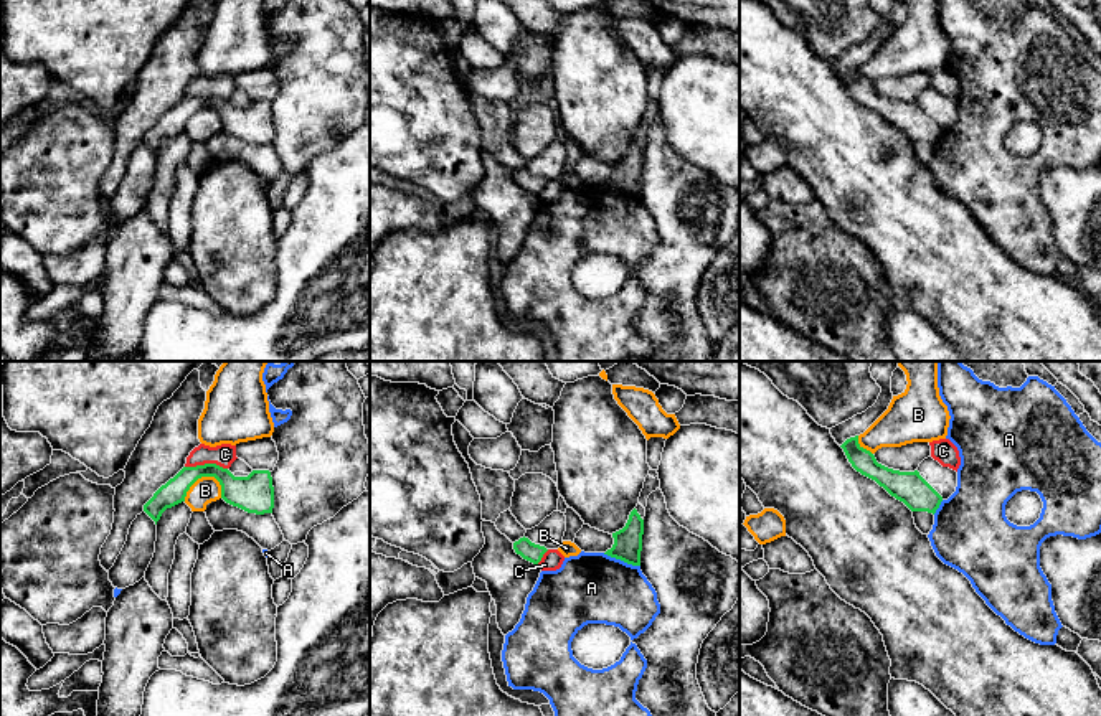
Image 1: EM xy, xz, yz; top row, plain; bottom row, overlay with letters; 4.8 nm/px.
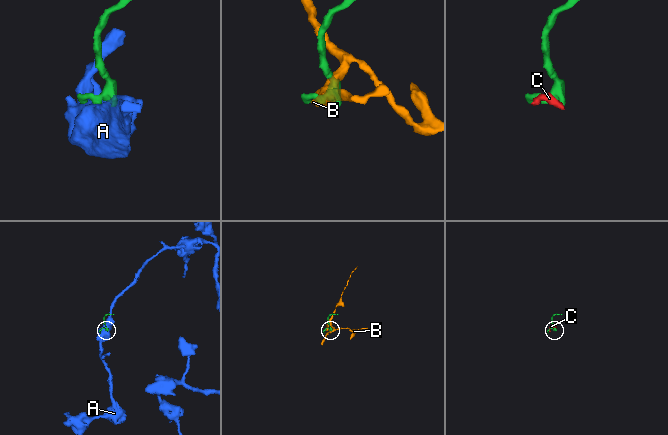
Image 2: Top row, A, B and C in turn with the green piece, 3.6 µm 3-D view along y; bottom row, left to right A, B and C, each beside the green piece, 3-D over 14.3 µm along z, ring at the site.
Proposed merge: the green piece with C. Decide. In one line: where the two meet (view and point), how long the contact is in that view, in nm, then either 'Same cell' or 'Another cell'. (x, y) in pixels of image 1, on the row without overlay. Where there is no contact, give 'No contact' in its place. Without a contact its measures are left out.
Touches green at xy (207, 94). Shared border 200 nm. Another cell

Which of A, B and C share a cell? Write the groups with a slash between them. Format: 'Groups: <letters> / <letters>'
Groups: A / B / C

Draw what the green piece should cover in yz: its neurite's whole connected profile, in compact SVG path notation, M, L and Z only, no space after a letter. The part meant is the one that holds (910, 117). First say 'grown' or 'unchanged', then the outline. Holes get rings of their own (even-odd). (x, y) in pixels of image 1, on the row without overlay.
unchanged; M858 66L847 69L840 78L857 102L875 111L911 142L928 142L934 145L939 139L943 127L918 101L900 102L878 94L875 86L858 74Z

